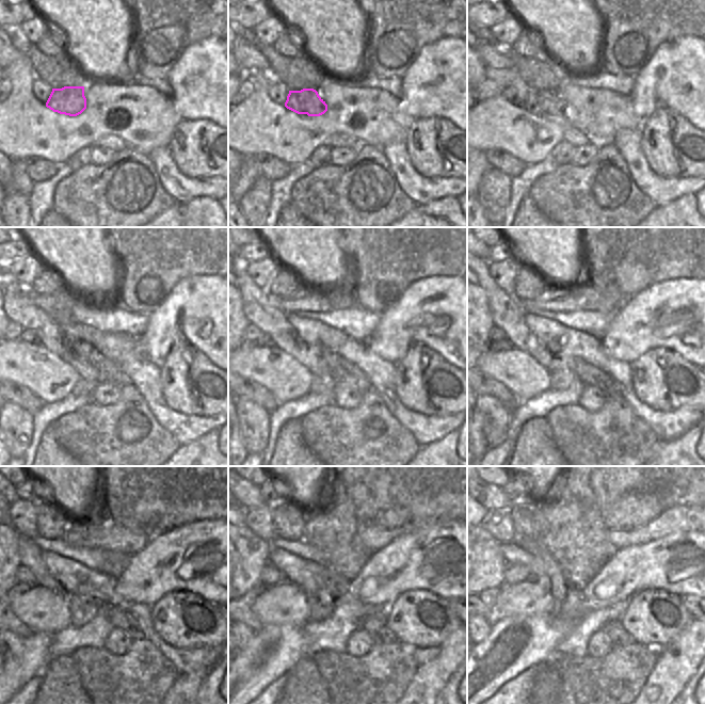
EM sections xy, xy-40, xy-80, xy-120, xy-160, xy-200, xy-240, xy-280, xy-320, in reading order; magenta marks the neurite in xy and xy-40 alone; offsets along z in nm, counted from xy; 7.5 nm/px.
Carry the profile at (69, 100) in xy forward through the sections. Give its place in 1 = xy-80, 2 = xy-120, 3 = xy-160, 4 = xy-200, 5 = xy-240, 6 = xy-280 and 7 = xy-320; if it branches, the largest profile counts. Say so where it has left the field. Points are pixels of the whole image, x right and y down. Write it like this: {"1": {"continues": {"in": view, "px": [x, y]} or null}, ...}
{"1": {"continues": {"in": "xy-80", "px": [540, 101]}}, "2": {"continues": {"in": "xy-120", "px": [109, 372]}}, "3": {"continues": {"in": "xy-160", "px": [343, 372]}}, "4": {"continues": {"in": "xy-200", "px": [586, 372]}}, "5": {"continues": {"in": "xy-240", "px": [118, 618]}}, "6": {"continues": {"in": "xy-280", "px": [374, 625]}}, "7": {"continues": {"in": "xy-320", "px": [619, 637]}}}

